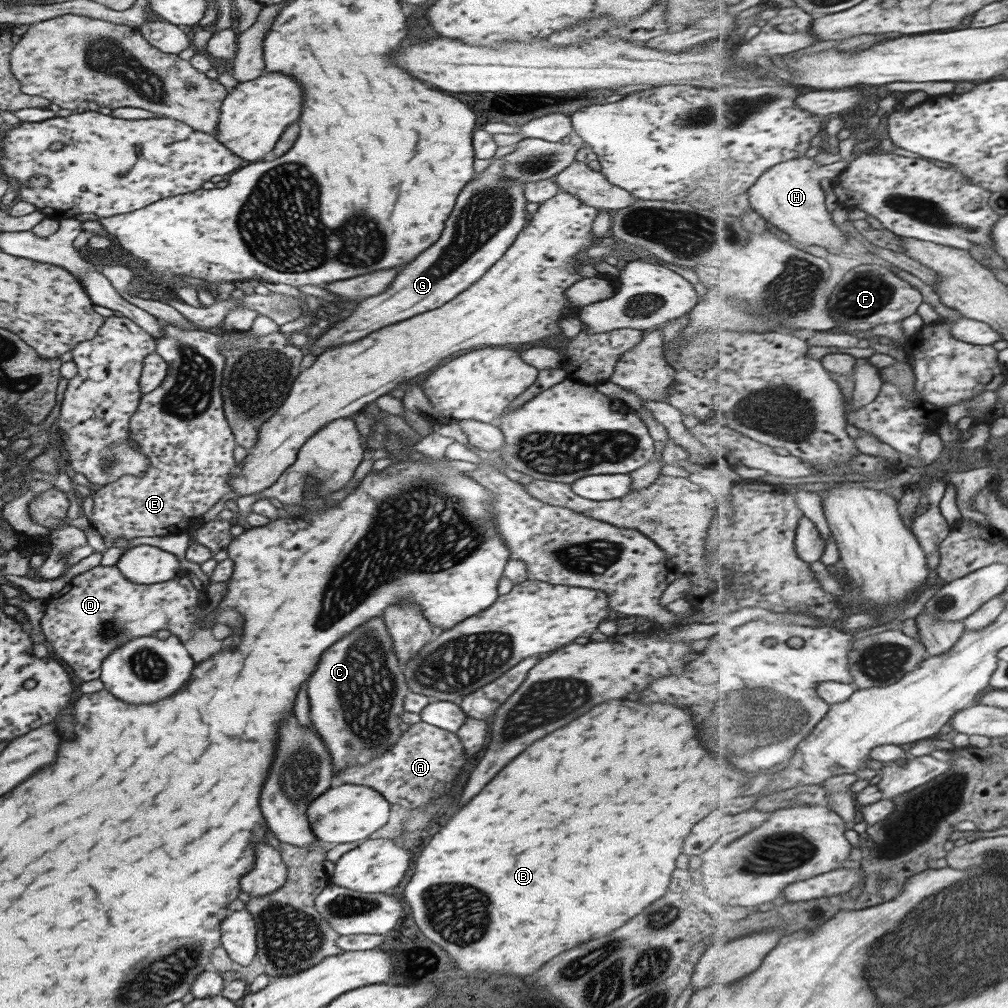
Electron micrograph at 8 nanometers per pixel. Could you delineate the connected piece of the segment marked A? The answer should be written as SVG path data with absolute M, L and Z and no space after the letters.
M420 720L417 724L410 724L389 750L364 765L342 768L335 775L343 784L371 787L389 805L397 804L403 809L411 810L423 807L432 798L446 794L461 772L465 759L463 745L456 733L447 732Z

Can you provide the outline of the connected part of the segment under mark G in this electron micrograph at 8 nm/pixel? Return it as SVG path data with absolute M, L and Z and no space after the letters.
M500 158L487 162L487 168L479 173L478 177L471 179L463 190L457 195L455 206L449 213L449 218L445 220L445 228L441 231L439 238L431 246L422 250L411 262L405 264L398 271L397 276L381 294L365 297L357 301L357 309L344 320L339 320L329 330L325 329L319 333L317 338L313 338L312 348L307 350L307 357L317 357L327 348L343 346L343 343L353 342L365 338L367 334L380 330L381 327L391 326L395 322L407 321L416 314L421 314L426 310L439 308L443 303L450 301L457 294L462 293L470 284L482 276L492 264L495 264L507 250L507 247L515 240L517 233L523 230L527 223L527 213L523 196L523 183L504 178L500 174L502 163Z

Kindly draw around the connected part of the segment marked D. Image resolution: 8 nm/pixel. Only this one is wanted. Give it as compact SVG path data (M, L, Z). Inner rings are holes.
M97 565L74 576L61 587L61 590L44 600L39 628L55 655L71 668L71 672L79 680L87 682L87 680L99 678L100 664L108 654L113 652L113 648L139 636L154 635L157 630L168 630L183 643L199 628L204 628L202 626L204 618L206 615L199 606L199 591L191 585L191 580L186 574L178 574L165 582L140 585L129 582L113 565Z

